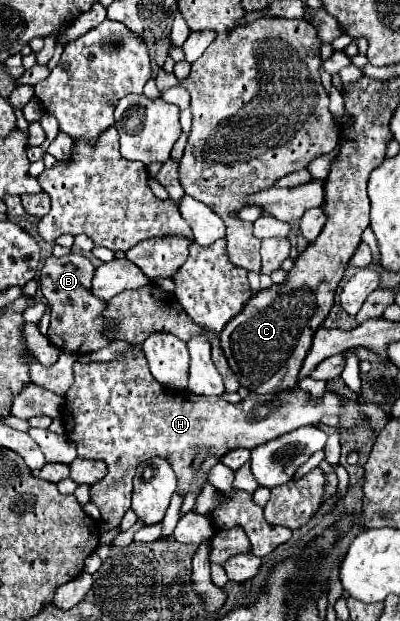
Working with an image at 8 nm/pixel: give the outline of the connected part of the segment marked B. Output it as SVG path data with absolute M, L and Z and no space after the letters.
M70 253L64 257L50 255L44 261L42 275L40 275L40 289L50 307L48 339L60 351L74 351L76 355L88 355L110 343L104 335L106 325L100 317L106 303L98 301L90 293L92 275L94 275L94 265L80 253Z

